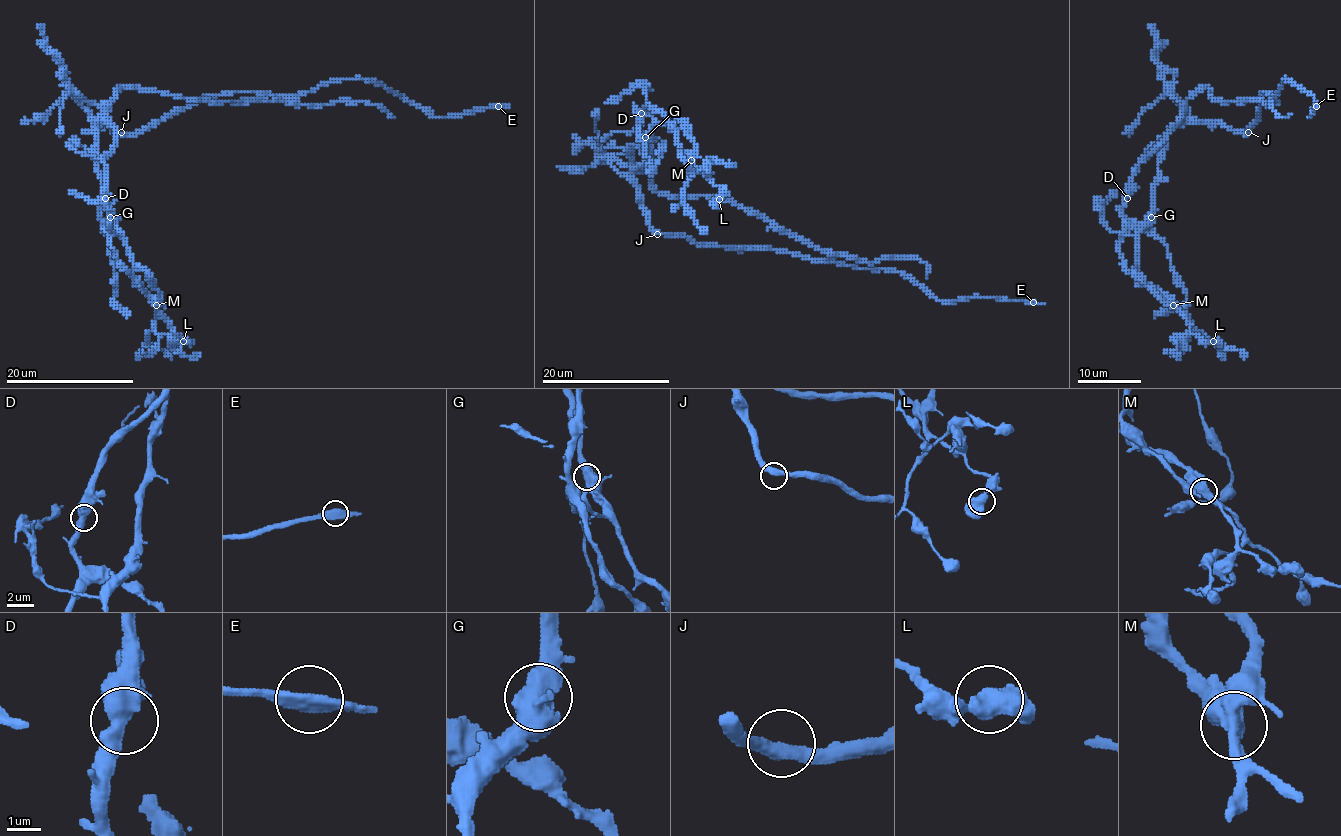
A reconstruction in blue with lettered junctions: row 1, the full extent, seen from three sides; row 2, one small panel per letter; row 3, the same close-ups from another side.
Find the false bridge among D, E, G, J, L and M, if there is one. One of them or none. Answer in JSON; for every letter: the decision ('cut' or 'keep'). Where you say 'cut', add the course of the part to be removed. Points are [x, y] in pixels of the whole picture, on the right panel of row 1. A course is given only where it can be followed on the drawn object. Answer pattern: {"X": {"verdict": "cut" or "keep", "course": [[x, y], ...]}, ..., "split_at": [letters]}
{"D": {"verdict": "keep"}, "E": {"verdict": "keep"}, "G": {"verdict": "keep"}, "J": {"verdict": "keep"}, "L": {"verdict": "keep"}, "M": {"verdict": "cut", "course": [[1173, 304], [1124, 266], [1122, 206], [1133, 169], [1198, 91], [1277, 102], [1280, 116], [1291, 113]]}, "split_at": ["M"]}

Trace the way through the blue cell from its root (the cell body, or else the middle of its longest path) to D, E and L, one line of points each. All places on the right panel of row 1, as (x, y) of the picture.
D: (1245, 134), (1218, 123), (1181, 121), (1138, 166), (1127, 198)
E: (1245, 134), (1257, 121), (1262, 94), (1275, 94), (1283, 80), (1291, 80), (1316, 100), (1310, 116), (1316, 105)
L: (1245, 134), (1181, 123), (1168, 136), (1154, 209), (1138, 236), (1136, 274), (1192, 333), (1213, 341)

